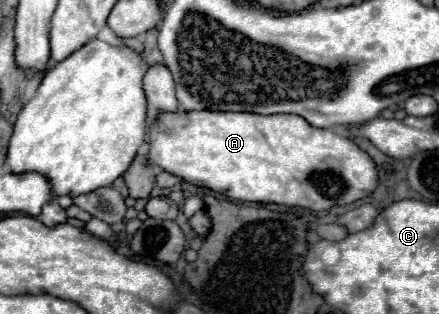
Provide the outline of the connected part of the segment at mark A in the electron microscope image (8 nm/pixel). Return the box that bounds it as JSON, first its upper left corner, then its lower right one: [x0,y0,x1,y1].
[150,112,378,210]

